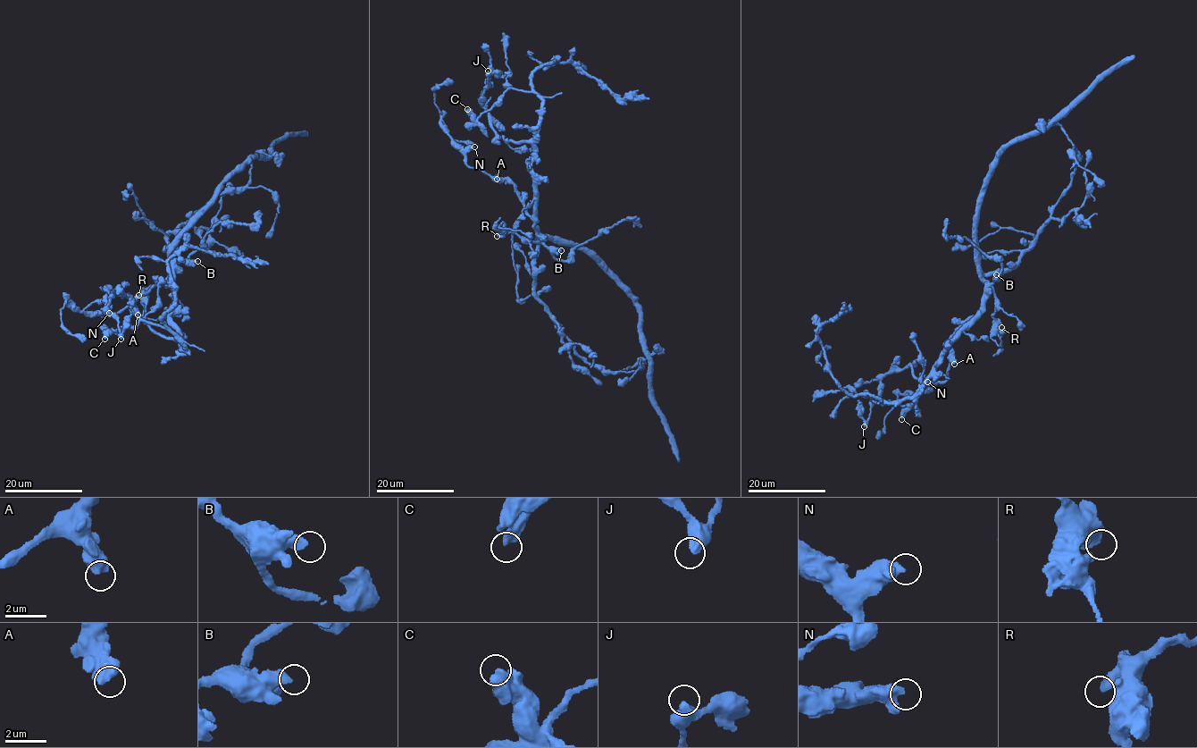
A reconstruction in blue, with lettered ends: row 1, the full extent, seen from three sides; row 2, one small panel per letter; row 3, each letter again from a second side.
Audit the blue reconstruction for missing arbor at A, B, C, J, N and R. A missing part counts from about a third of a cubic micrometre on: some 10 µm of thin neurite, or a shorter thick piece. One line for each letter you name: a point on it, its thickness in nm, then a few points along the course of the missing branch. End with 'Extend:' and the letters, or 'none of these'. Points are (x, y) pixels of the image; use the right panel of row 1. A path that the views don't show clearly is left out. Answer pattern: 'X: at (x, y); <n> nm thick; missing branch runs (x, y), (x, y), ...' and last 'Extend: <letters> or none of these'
Extend: none of these

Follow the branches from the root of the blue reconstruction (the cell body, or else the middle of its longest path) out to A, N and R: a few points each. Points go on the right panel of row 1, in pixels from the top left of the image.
A: (974, 322), (975, 316), (966, 319), (950, 340), (951, 360), (954, 364)
N: (974, 322), (975, 316), (966, 319), (950, 340), (949, 377), (946, 381), (927, 382)
R: (974, 322), (976, 313), (984, 305), (984, 297), (991, 290), (997, 308), (993, 317), (1001, 327)

